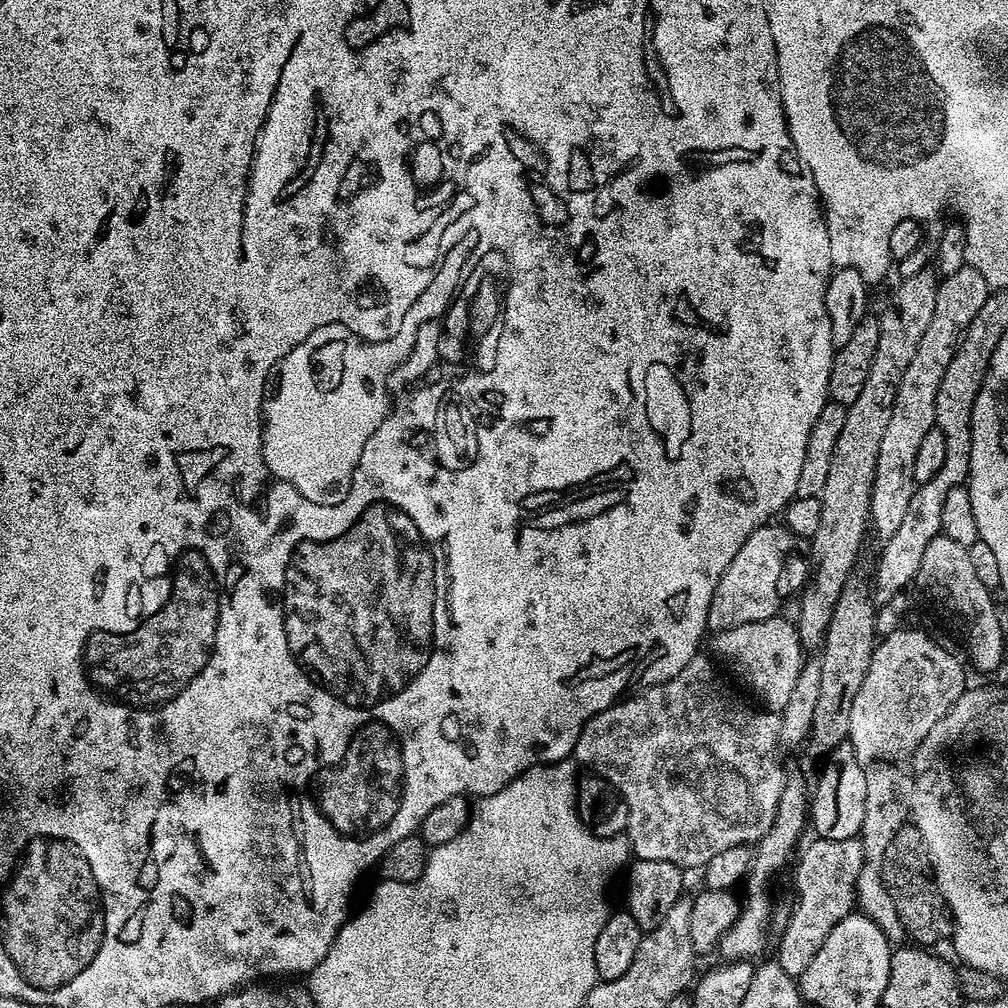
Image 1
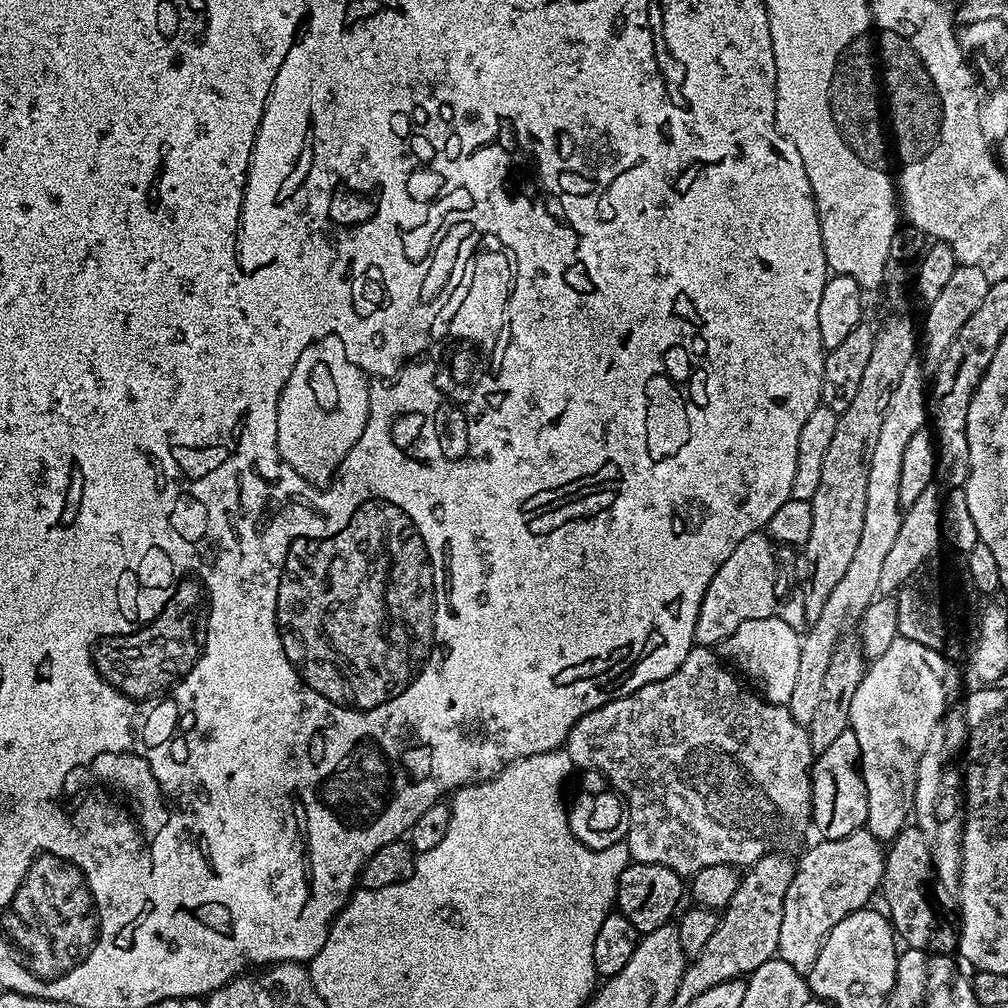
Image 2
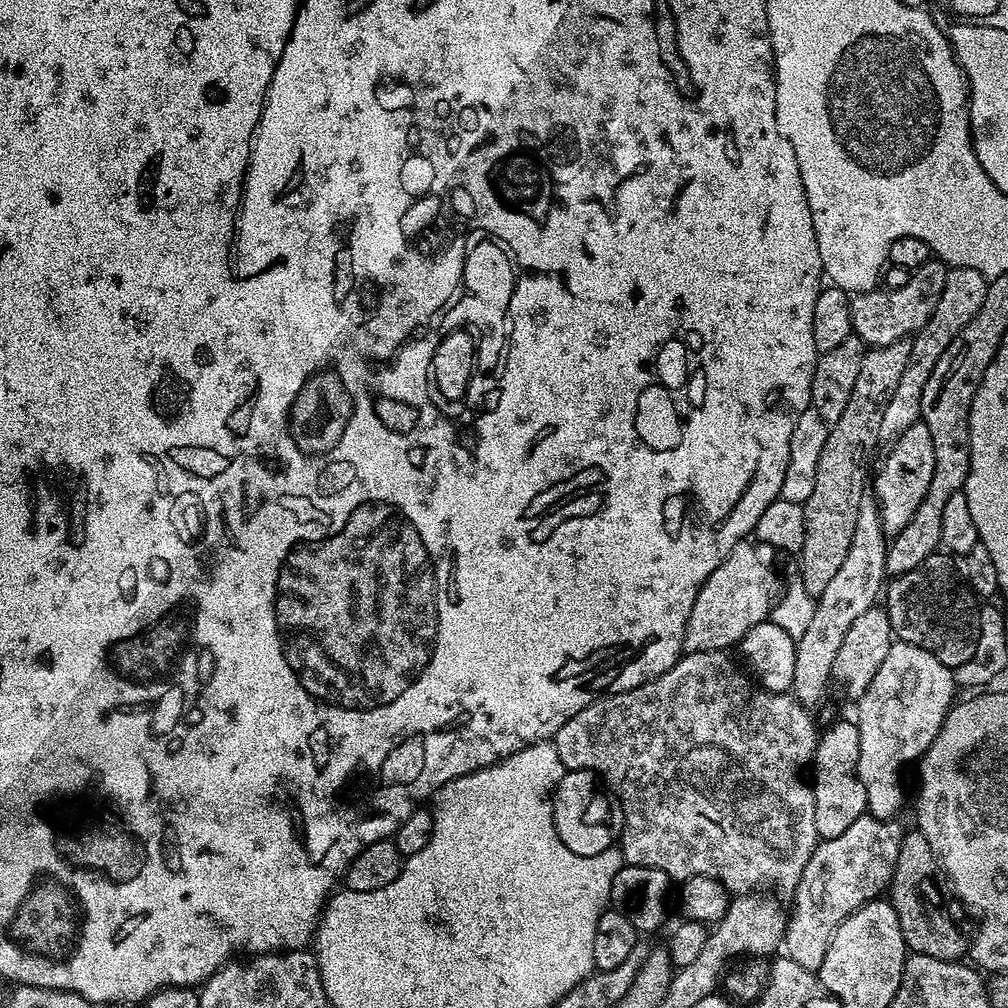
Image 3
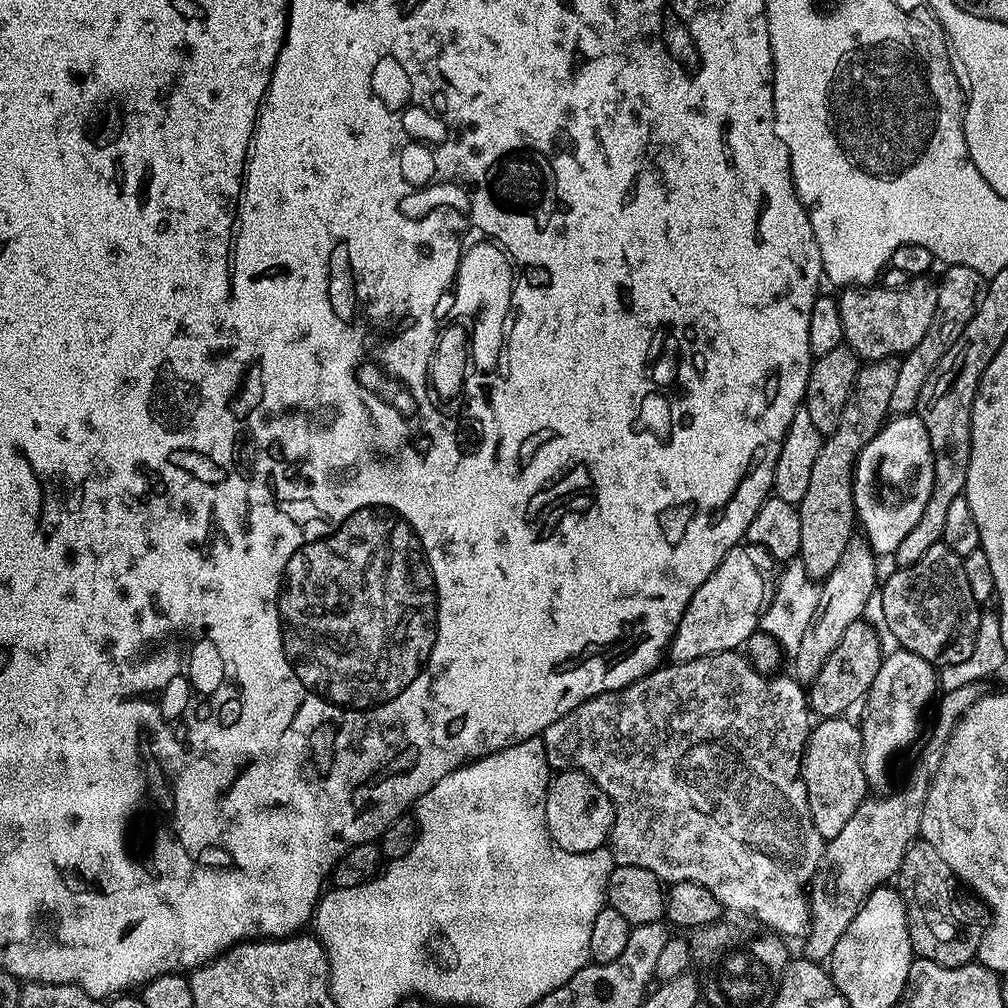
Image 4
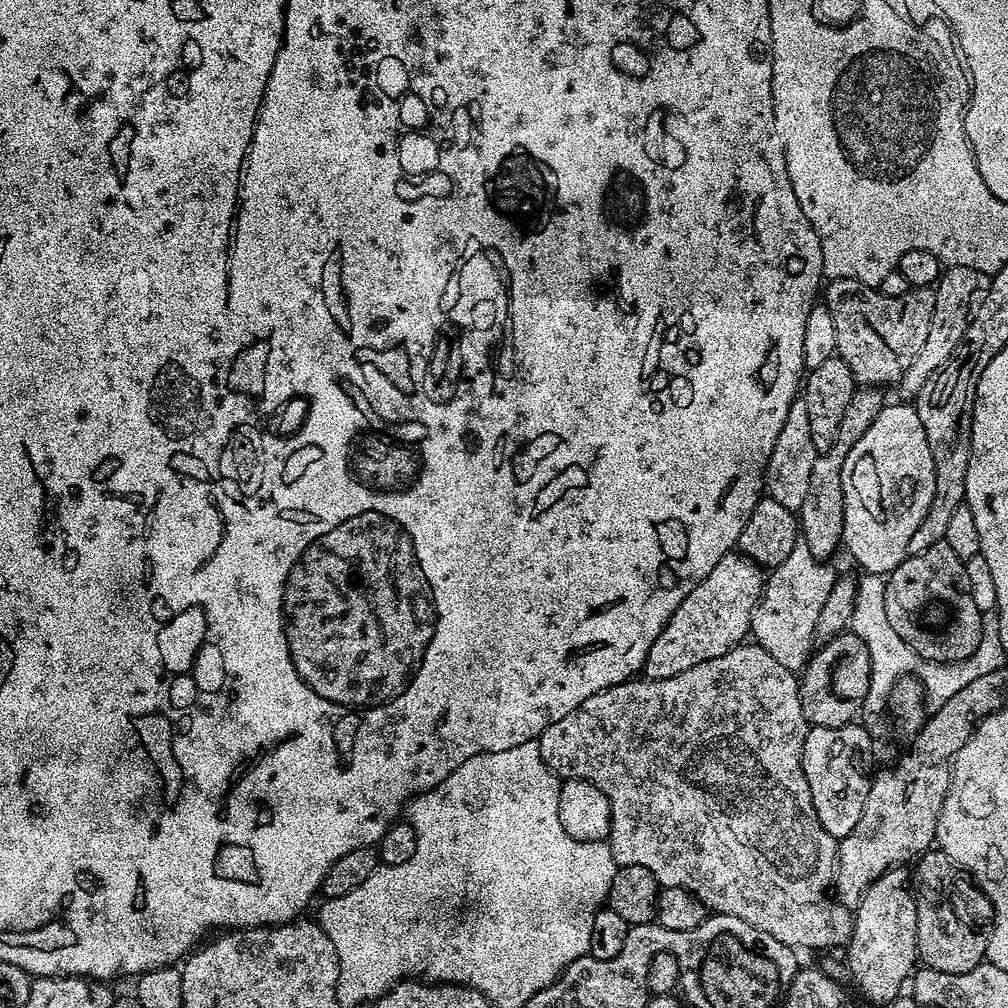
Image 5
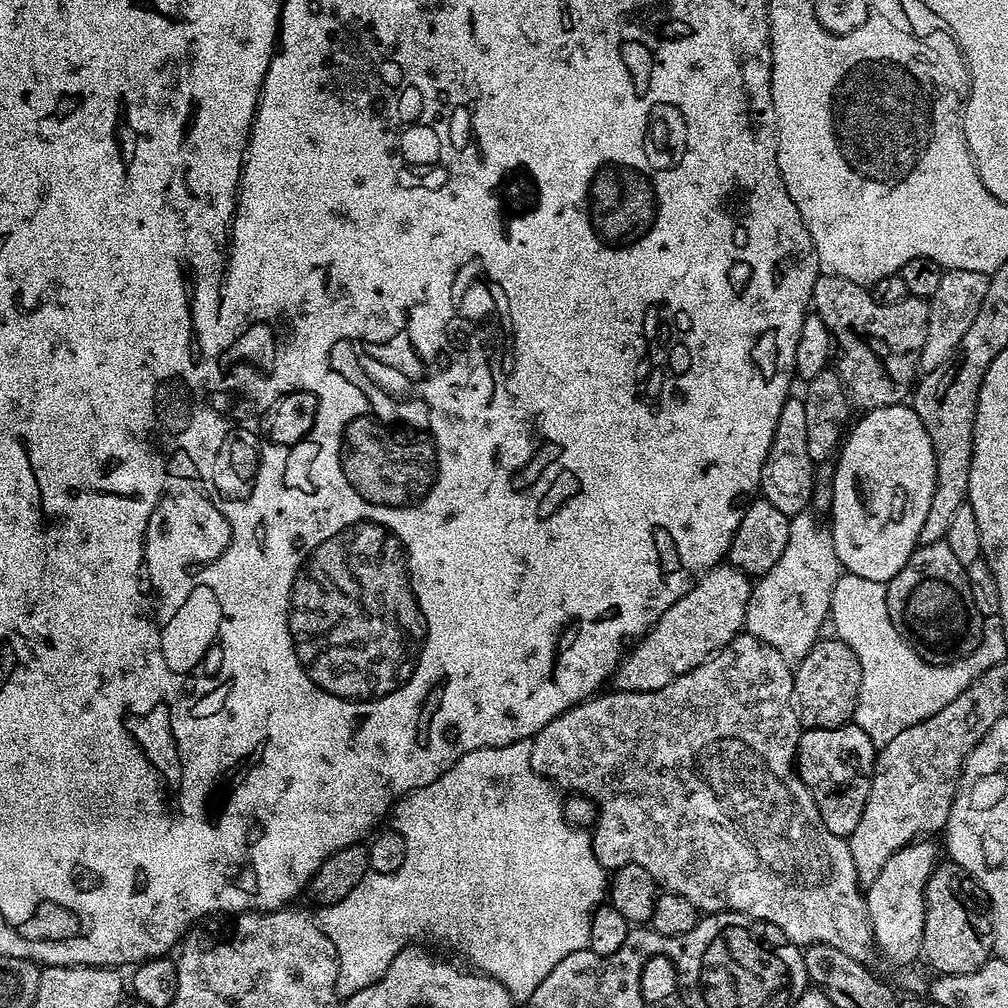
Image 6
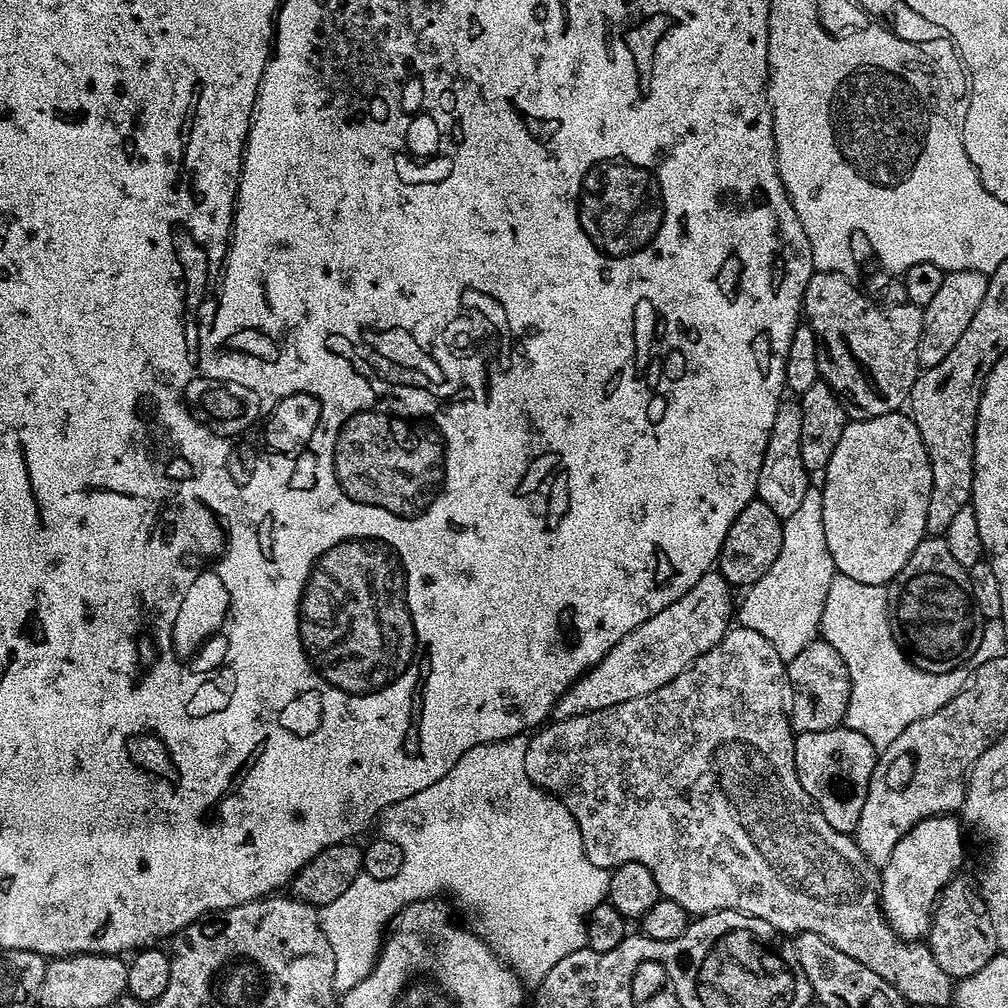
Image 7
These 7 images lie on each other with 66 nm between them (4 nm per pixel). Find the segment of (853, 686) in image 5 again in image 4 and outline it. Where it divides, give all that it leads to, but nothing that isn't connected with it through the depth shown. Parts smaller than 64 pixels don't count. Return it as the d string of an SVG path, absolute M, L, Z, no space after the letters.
M863 618L851 623L846 627L841 642L826 659L821 673L810 685L811 711L815 715L817 712L817 717L820 718L840 718L848 714L859 700L861 703L867 697L870 686L880 669L881 659L879 631Z

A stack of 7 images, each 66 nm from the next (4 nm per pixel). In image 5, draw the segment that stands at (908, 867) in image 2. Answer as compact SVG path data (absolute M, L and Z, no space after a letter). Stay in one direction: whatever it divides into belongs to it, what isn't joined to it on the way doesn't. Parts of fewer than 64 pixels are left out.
M929 850L915 864L916 869L910 872L910 887L916 898L916 955L919 963L925 968L942 970L942 974L966 974L974 970L974 966L985 963L992 937L994 913L988 895L942 851Z

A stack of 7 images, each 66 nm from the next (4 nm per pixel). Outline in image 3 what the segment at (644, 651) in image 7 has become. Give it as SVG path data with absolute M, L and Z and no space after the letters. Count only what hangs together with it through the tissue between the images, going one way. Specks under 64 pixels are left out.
M740 540L730 554L706 578L704 585L698 590L698 598L694 598L694 610L690 610L690 618L686 622L686 634L684 635L684 652L722 652L739 645L741 638L754 626L758 626L769 619L770 609L774 603L772 596L772 572L764 565L762 557L756 553L757 545L748 540Z

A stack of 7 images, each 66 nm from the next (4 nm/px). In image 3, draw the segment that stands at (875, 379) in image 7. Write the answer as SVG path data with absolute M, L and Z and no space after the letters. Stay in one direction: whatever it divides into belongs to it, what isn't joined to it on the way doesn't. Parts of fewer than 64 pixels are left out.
M933 258L912 272L910 282L899 290L877 287L870 292L858 292L851 297L852 330L873 348L890 346L905 338L915 337L917 332L926 326L930 314L934 314L934 306L938 306L938 298L942 298L942 290L946 286L950 268L943 260Z

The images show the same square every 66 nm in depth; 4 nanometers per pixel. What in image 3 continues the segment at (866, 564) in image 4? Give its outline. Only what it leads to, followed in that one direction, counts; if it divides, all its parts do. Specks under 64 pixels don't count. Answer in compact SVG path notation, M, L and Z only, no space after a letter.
M865 498L860 503L858 526L854 526L854 539L850 542L850 551L842 566L829 581L820 597L817 597L815 612L802 638L796 641L794 682L791 693L805 707L821 700L831 685L834 659L842 648L843 639L850 630L850 625L863 613L875 607L877 596L882 592L886 572L886 554L889 537L884 530L884 522L880 518L881 505L875 499Z

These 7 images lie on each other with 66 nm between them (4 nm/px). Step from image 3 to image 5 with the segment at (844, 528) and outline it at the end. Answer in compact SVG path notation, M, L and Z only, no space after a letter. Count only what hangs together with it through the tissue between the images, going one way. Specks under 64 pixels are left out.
M867 386L857 387L856 393L850 398L850 406L846 406L846 414L842 417L842 426L838 426L838 438L834 438L834 446L830 446L830 450L819 453L814 462L814 471L810 474L810 490L806 490L806 498L802 502L802 506L798 509L798 527L802 537L802 543L810 550L810 554L814 554L814 558L827 561L828 556L832 556L841 547L844 538L844 507L842 506L842 462L846 462L846 454L850 454L850 450L854 446L854 442L858 442L858 438L862 438L862 434L866 434L866 430L870 430L870 422L874 422L874 418L878 418L880 411L884 409L886 403L885 393L879 388L869 388Z

